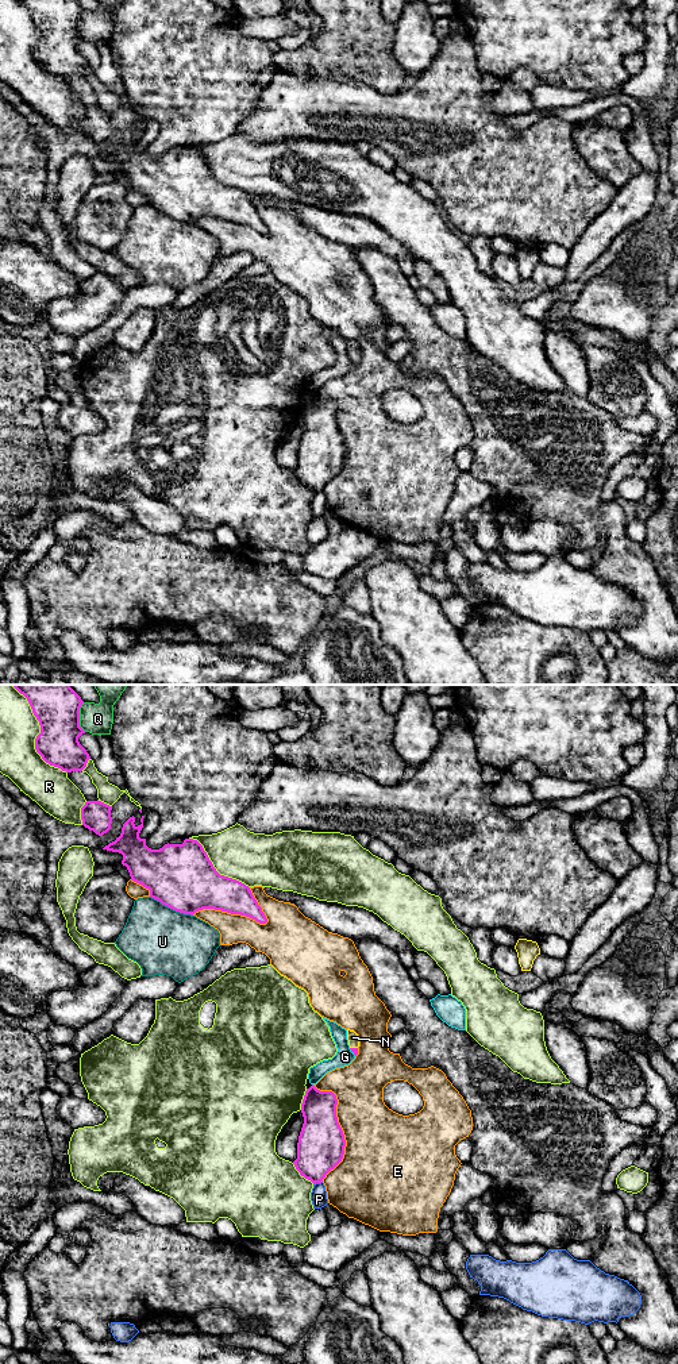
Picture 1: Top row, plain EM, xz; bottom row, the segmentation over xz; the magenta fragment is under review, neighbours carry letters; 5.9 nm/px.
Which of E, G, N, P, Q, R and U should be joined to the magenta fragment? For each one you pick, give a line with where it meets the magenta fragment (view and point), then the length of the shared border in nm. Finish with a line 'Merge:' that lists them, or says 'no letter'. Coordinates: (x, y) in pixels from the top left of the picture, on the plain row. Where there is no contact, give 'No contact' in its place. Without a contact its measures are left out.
N: Touches magenta at xz (354, 357). Shared border 50 nm
Merge: N

